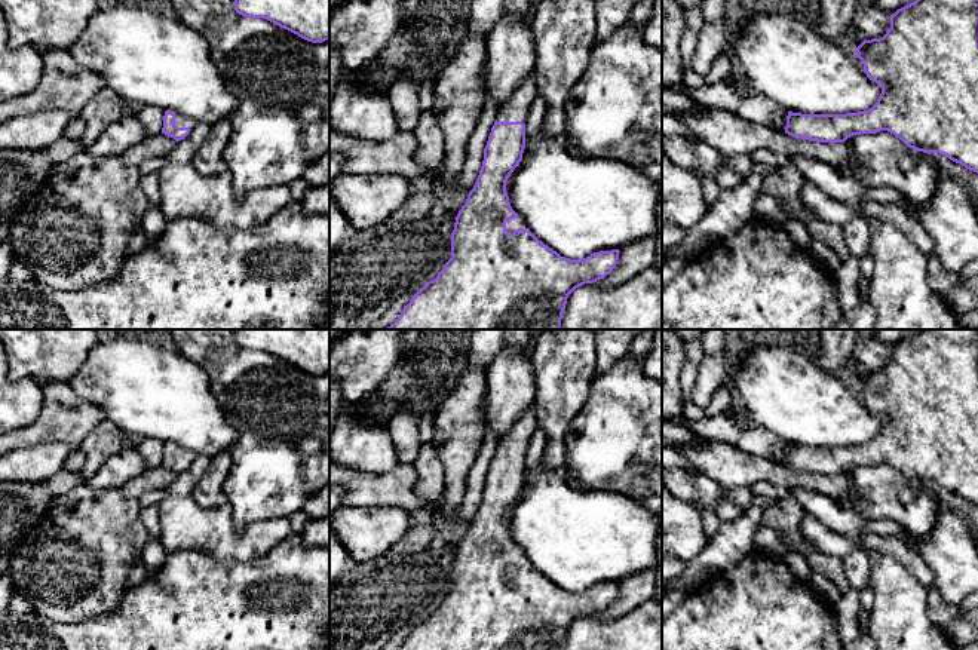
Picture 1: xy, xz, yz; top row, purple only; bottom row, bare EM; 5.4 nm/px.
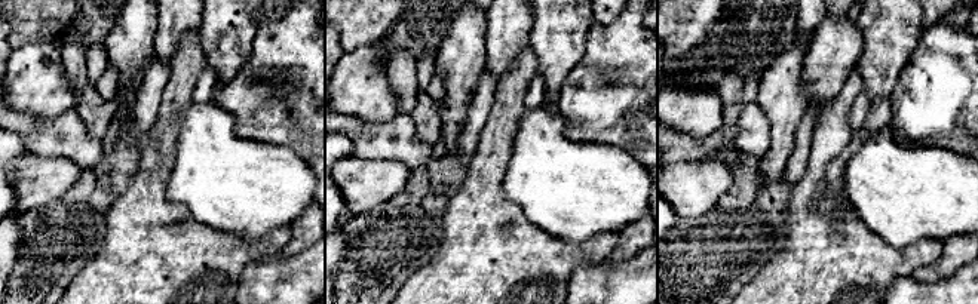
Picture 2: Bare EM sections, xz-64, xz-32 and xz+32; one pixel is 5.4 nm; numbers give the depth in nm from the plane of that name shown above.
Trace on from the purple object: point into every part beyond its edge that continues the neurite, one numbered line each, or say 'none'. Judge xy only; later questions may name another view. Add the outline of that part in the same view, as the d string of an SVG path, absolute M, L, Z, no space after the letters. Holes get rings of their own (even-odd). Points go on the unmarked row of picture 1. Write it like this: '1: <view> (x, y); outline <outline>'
1: xy (181, 453); outline M168 442L168 444L172 444L175 447L175 457L178 460L190 460L190 462L194 460L196 454L191 450L174 442Z

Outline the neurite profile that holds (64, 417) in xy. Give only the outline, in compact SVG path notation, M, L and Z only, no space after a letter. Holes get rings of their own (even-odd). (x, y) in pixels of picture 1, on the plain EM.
M50 381L42 387L43 407L31 426L0 435L0 457L43 441L58 441L80 450L88 433L104 421L105 414L82 399L68 383Z

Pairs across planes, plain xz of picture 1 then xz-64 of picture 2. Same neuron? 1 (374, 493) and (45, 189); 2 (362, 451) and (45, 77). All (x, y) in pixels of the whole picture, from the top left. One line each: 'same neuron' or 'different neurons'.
1: different neurons
2: same neuron

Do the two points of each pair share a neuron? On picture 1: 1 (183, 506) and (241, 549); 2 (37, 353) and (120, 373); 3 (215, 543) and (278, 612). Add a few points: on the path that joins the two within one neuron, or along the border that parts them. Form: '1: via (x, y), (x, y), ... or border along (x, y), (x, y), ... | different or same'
1: via (198, 521), (226, 542) | same
2: border along (95, 345), (82, 367), (67, 382) | different
3: border along (193, 551), (208, 551), (218, 558), (263, 557) | different

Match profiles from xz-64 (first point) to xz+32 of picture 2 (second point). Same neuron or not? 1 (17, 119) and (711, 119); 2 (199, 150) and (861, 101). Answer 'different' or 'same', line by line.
1: different
2: different

